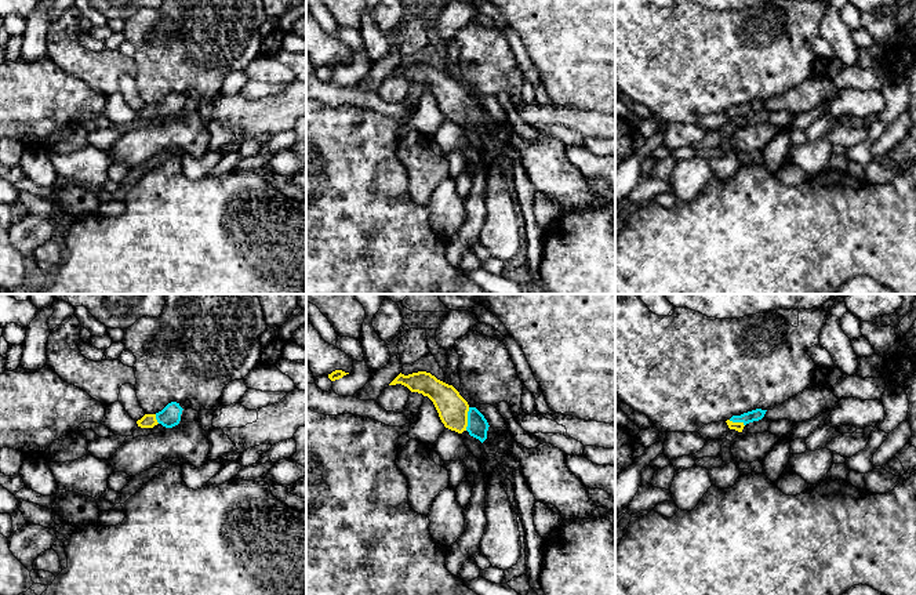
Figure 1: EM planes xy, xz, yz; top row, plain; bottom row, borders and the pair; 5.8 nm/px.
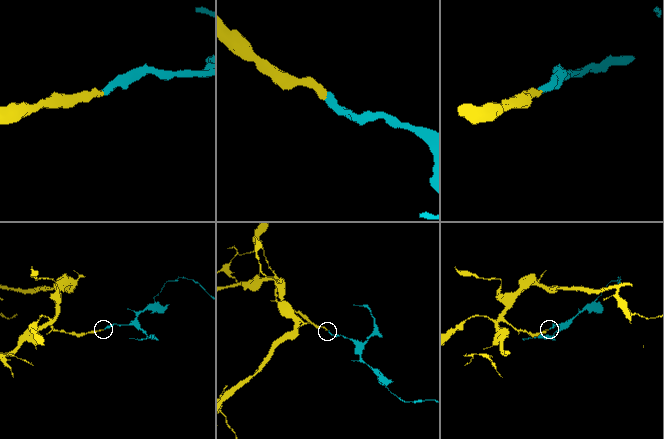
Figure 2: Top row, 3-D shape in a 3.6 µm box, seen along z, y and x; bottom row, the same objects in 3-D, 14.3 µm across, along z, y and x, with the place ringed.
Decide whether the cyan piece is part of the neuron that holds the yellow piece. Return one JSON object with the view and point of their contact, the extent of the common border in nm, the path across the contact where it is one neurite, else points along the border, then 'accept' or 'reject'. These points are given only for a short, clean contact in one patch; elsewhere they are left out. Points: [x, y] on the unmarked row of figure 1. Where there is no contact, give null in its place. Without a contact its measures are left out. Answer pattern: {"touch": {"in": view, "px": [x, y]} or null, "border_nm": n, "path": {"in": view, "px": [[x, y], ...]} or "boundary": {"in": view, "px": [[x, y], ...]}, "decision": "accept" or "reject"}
{"touch": {"in": "xz", "px": [466, 109]}, "border_nm": 140, "path": {"in": "xz", "px": [[453, 100], [466, 109], [478, 116]]}, "decision": "accept"}

